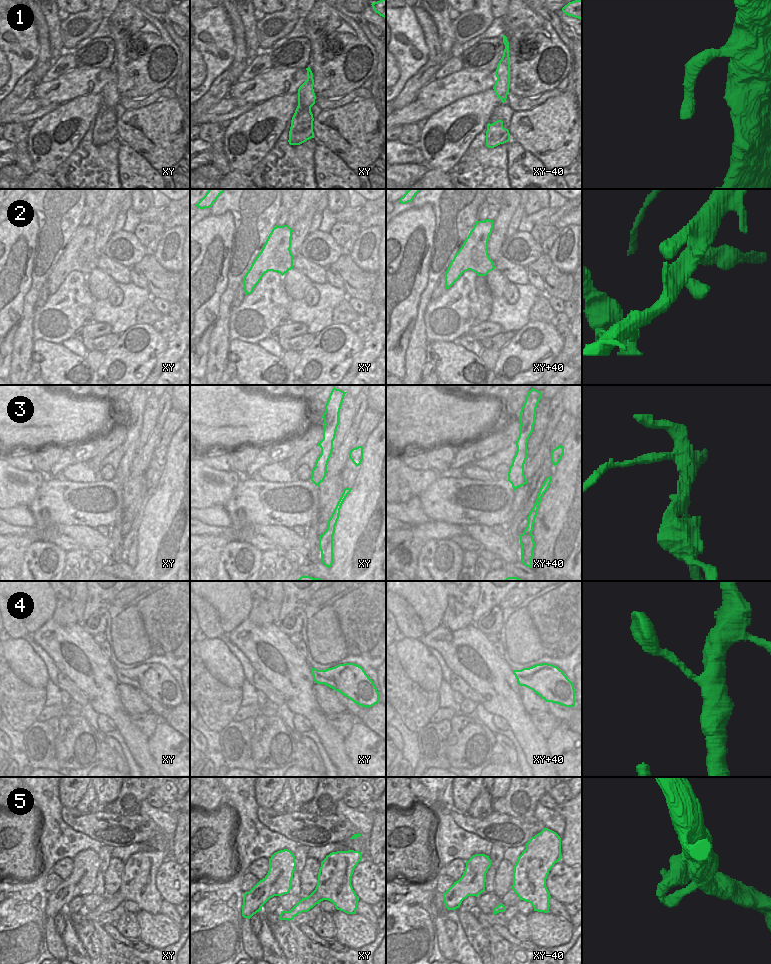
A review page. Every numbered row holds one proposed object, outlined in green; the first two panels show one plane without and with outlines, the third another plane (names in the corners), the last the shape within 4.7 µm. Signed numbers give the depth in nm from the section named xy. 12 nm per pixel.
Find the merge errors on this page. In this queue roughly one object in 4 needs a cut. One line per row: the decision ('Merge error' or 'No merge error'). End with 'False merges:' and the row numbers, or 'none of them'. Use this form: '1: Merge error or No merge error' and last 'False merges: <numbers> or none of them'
1: No merge error
2: Merge error
3: Merge error
4: No merge error
5: Merge error
False merges: 2, 3, 5.

